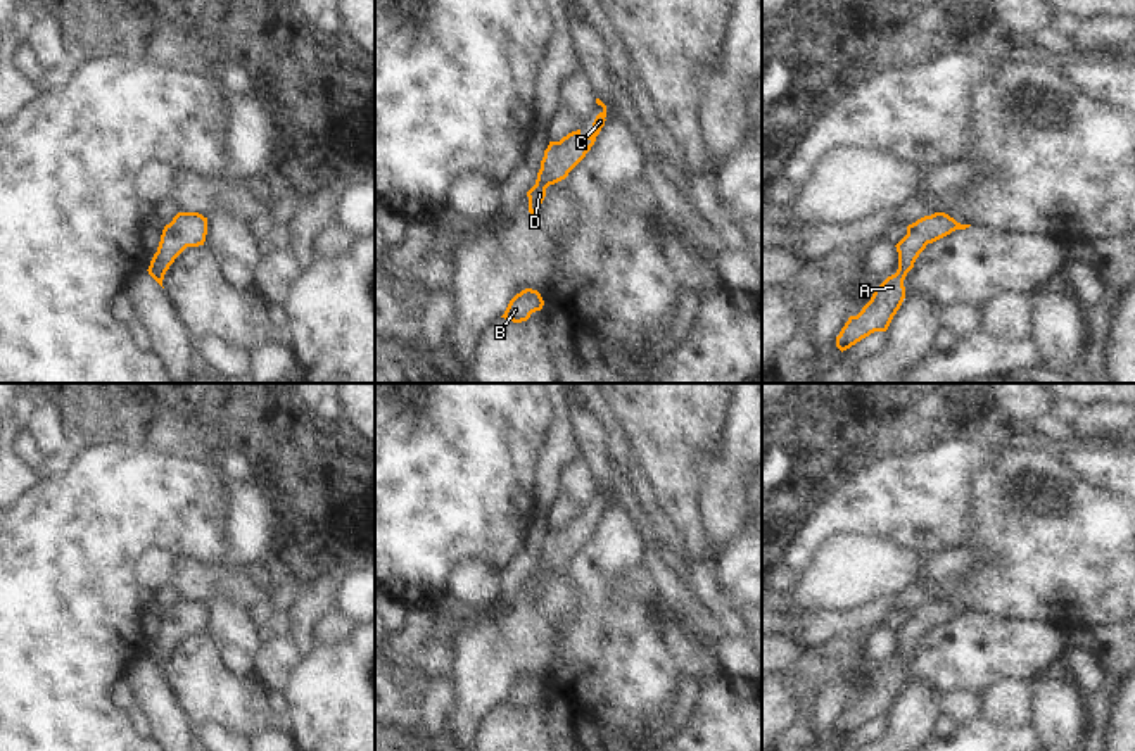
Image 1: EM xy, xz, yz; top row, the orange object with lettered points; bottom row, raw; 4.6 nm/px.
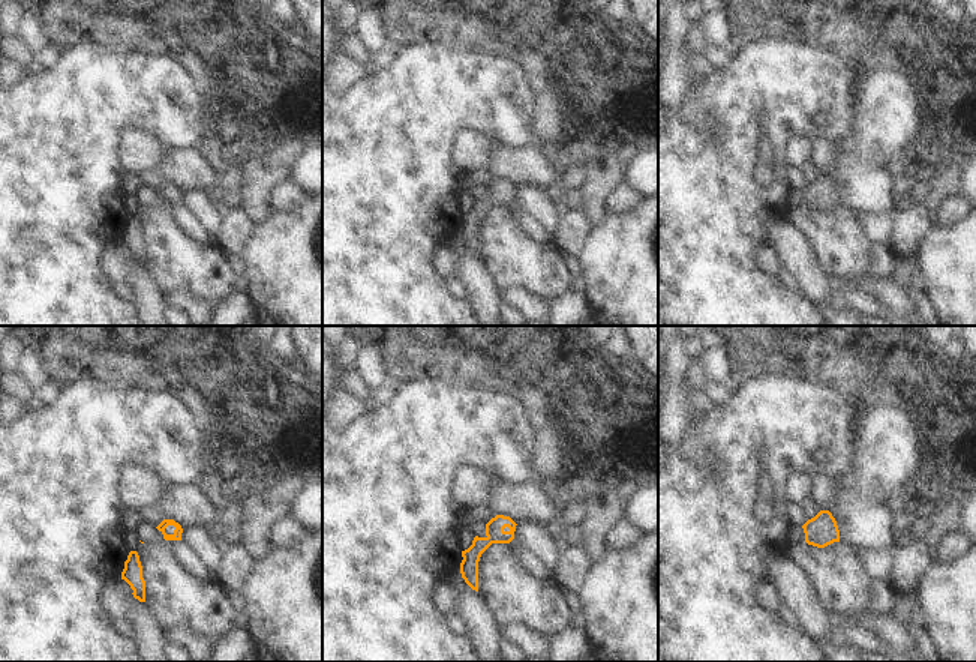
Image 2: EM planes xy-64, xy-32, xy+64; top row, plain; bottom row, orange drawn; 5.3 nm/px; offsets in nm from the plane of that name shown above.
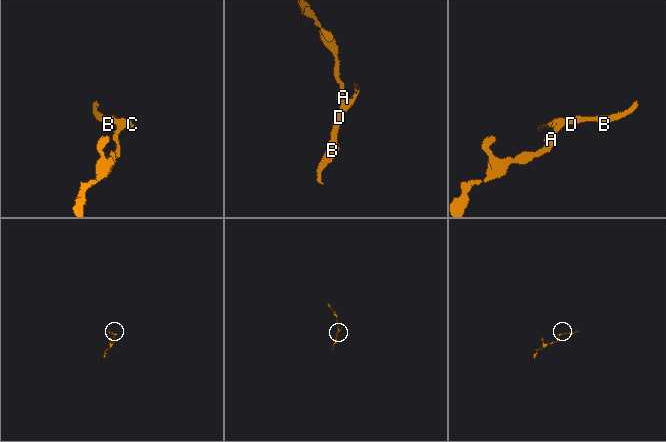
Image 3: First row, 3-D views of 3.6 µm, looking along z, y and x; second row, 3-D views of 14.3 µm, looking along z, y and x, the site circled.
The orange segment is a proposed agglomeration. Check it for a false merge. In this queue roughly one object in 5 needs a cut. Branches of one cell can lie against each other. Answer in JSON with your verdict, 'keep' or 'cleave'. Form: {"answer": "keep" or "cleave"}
{"answer": "keep"}

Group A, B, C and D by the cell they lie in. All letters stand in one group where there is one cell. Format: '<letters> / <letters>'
A B C D

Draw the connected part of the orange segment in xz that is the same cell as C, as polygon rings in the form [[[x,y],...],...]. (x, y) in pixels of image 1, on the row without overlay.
[[[596,485],[596,490],[601,492],[603,497],[593,509],[591,523],[582,523],[580,516],[577,516],[563,523],[560,528],[549,528],[544,537],[536,571],[527,578],[530,601],[537,599],[546,584],[546,575],[565,566],[594,532],[596,523],[606,508],[606,492],[599,485]]]

